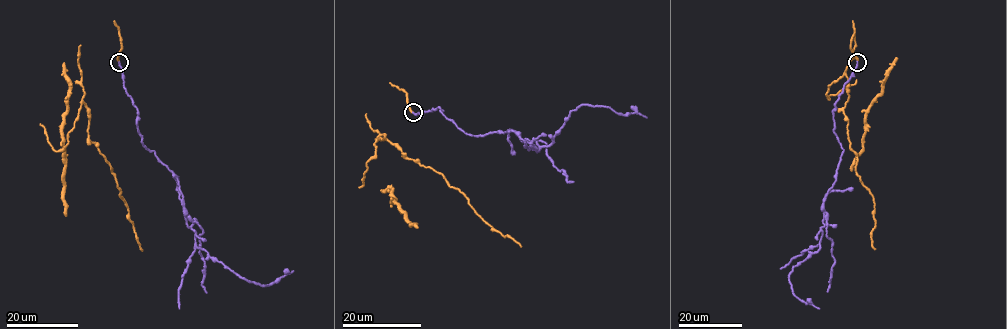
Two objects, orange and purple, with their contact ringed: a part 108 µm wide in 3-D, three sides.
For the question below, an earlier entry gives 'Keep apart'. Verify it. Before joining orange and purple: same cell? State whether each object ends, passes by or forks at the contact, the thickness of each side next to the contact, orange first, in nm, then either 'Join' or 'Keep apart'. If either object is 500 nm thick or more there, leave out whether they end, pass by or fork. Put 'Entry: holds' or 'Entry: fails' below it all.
At the ring orange ends. At the ring purple ends. Thickness 220 nm (orange) against 170 nm. Join
Entry: fails

